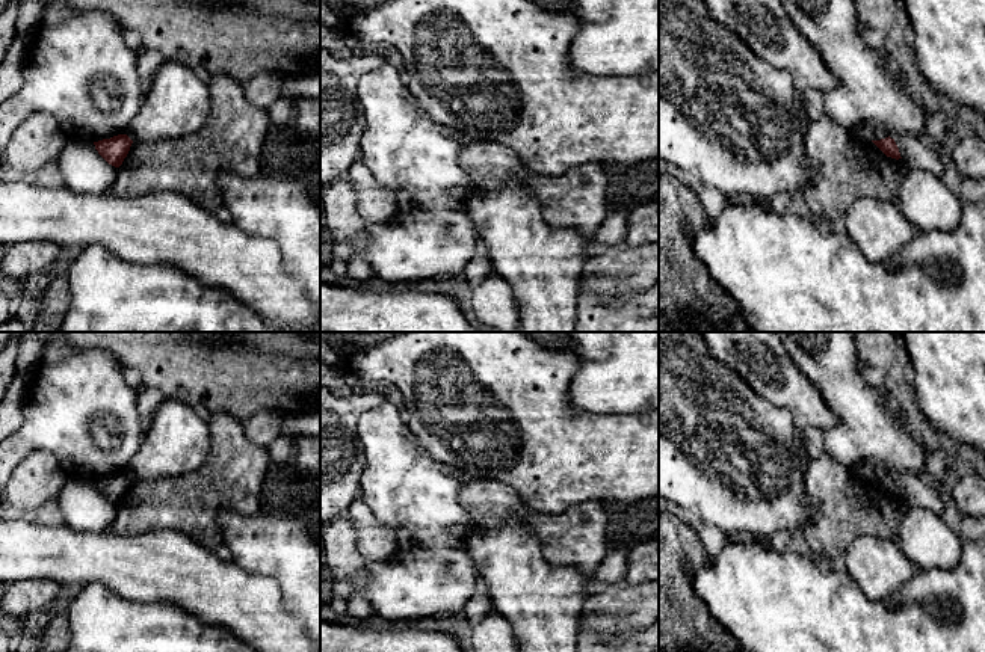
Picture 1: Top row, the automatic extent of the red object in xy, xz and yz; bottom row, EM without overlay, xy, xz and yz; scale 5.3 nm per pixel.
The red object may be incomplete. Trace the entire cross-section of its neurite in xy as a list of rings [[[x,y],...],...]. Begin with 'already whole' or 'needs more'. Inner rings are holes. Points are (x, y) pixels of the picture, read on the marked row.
already whole; [[[127,134],[94,142],[98,154],[112,166],[119,168],[127,157],[133,140]]]

